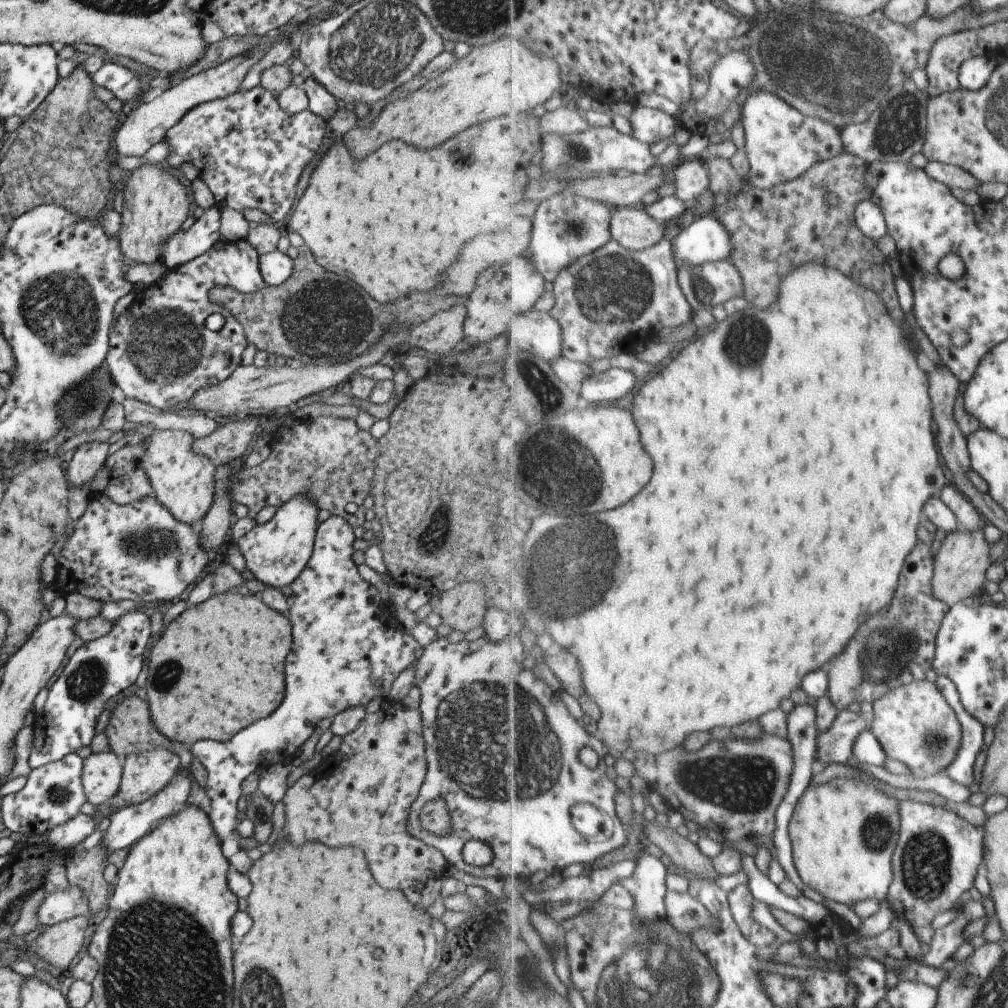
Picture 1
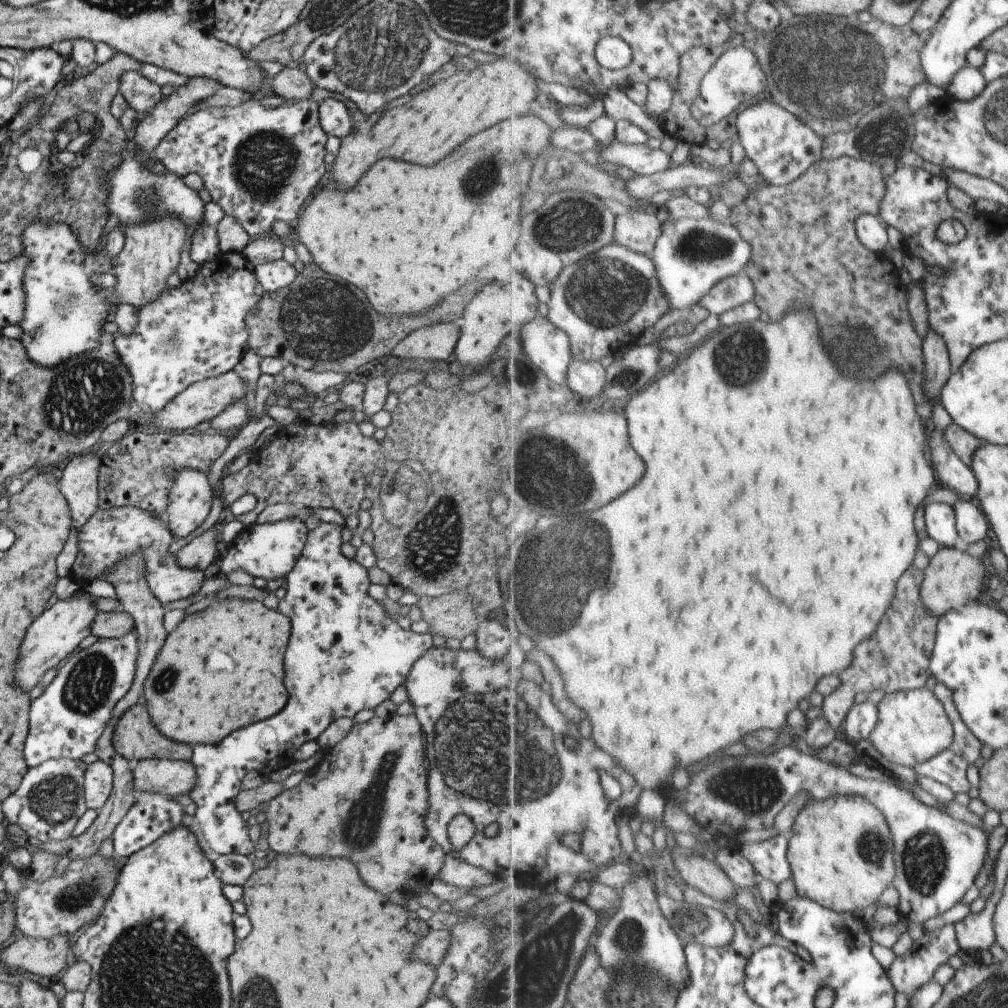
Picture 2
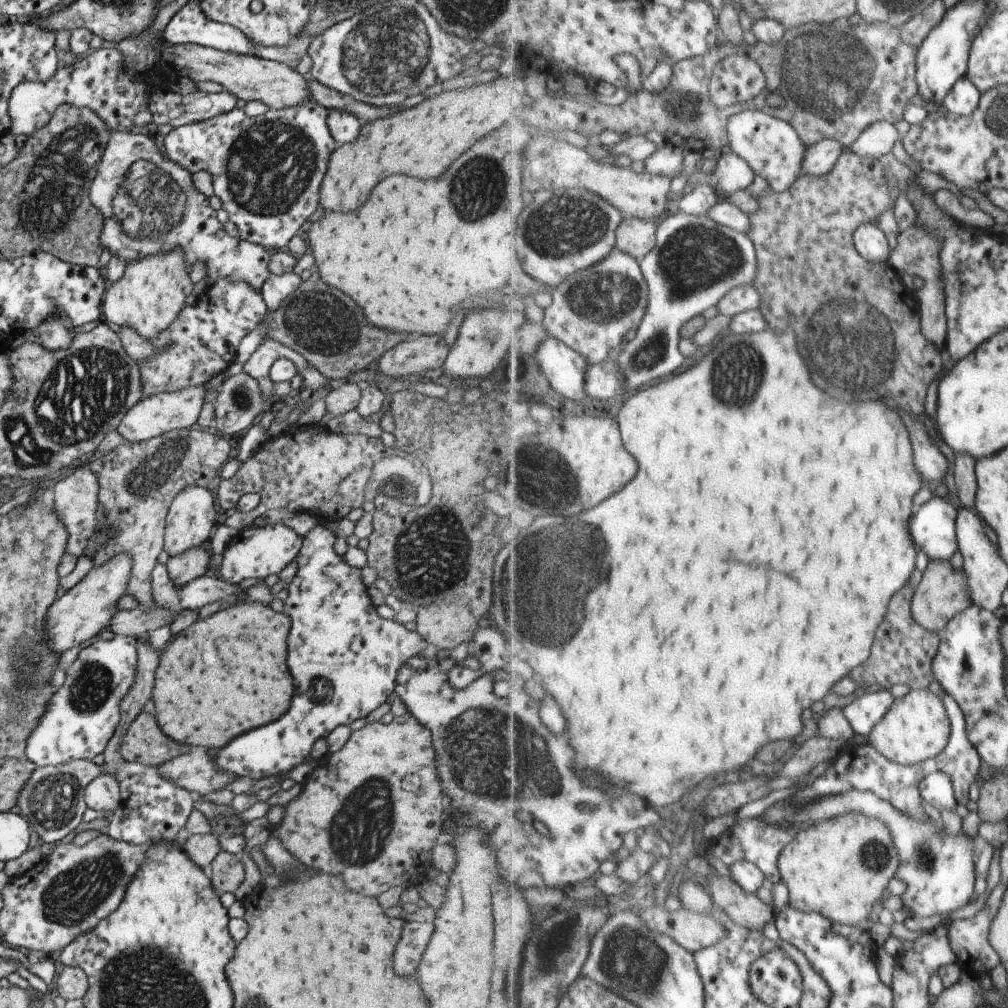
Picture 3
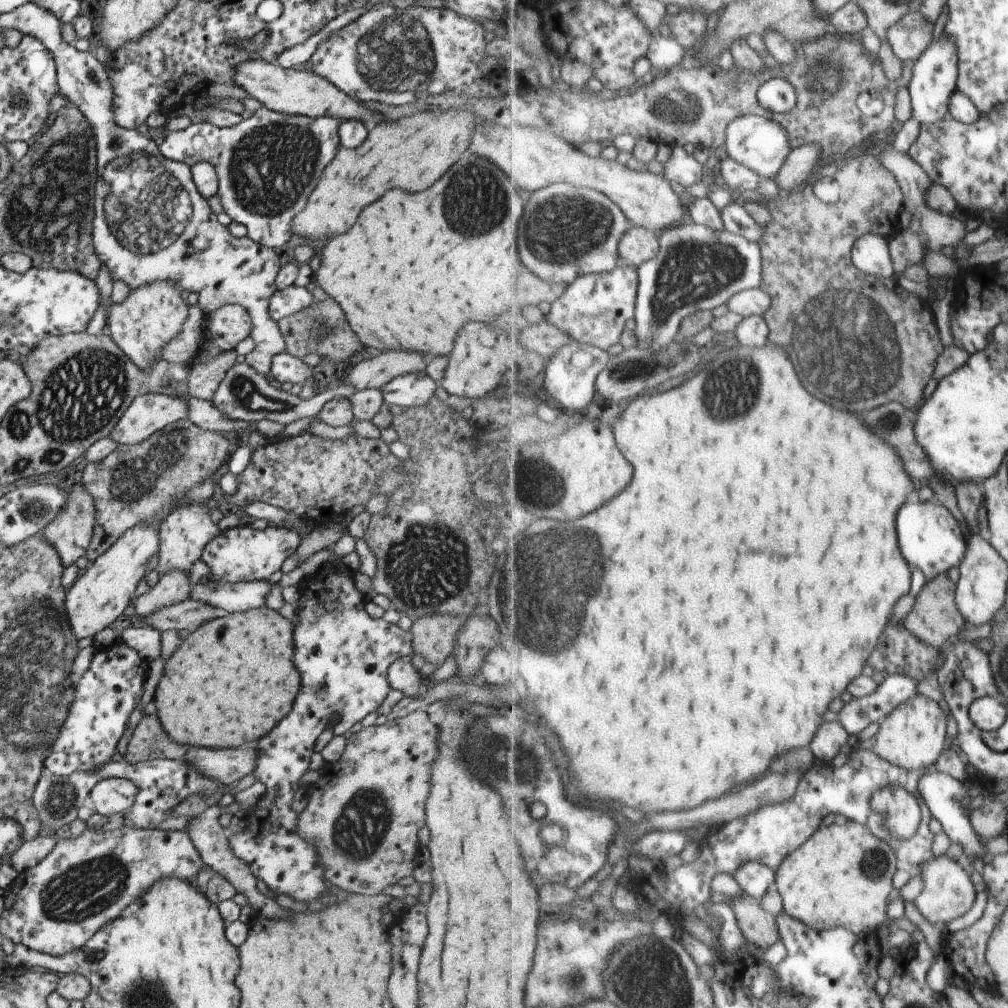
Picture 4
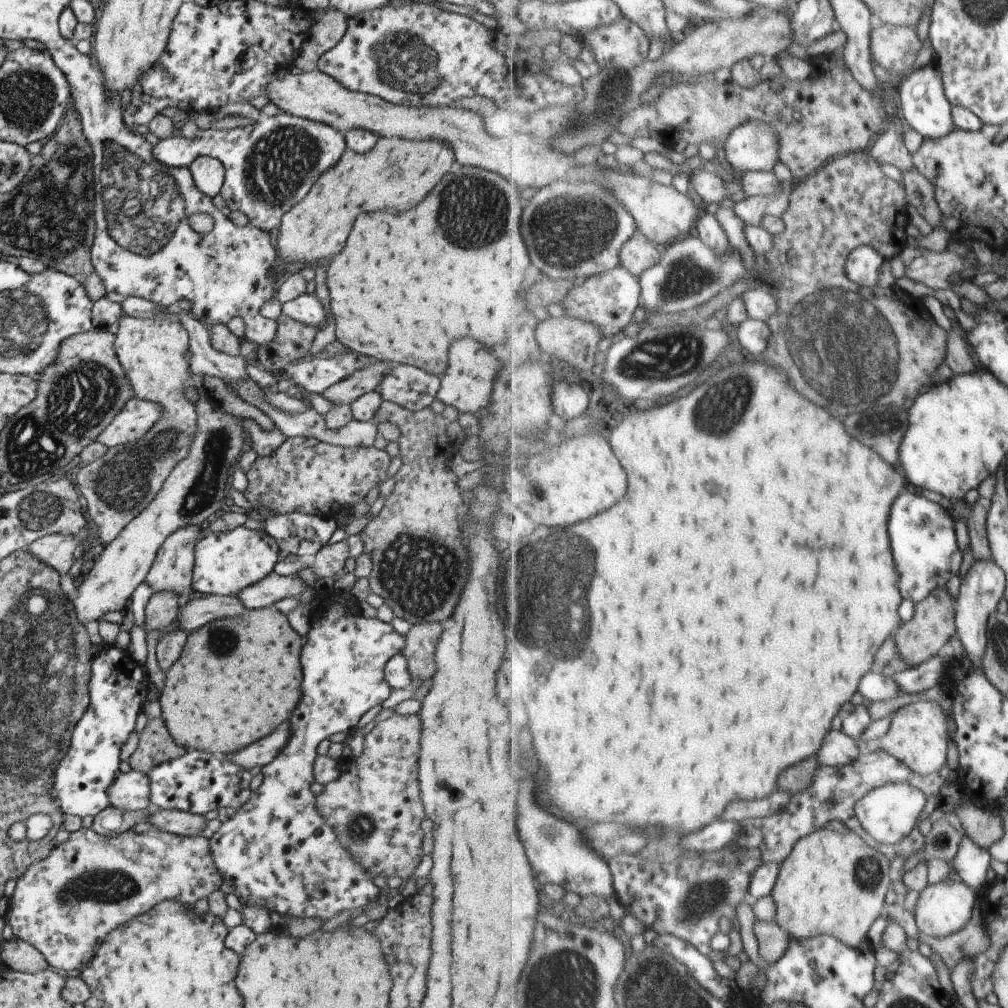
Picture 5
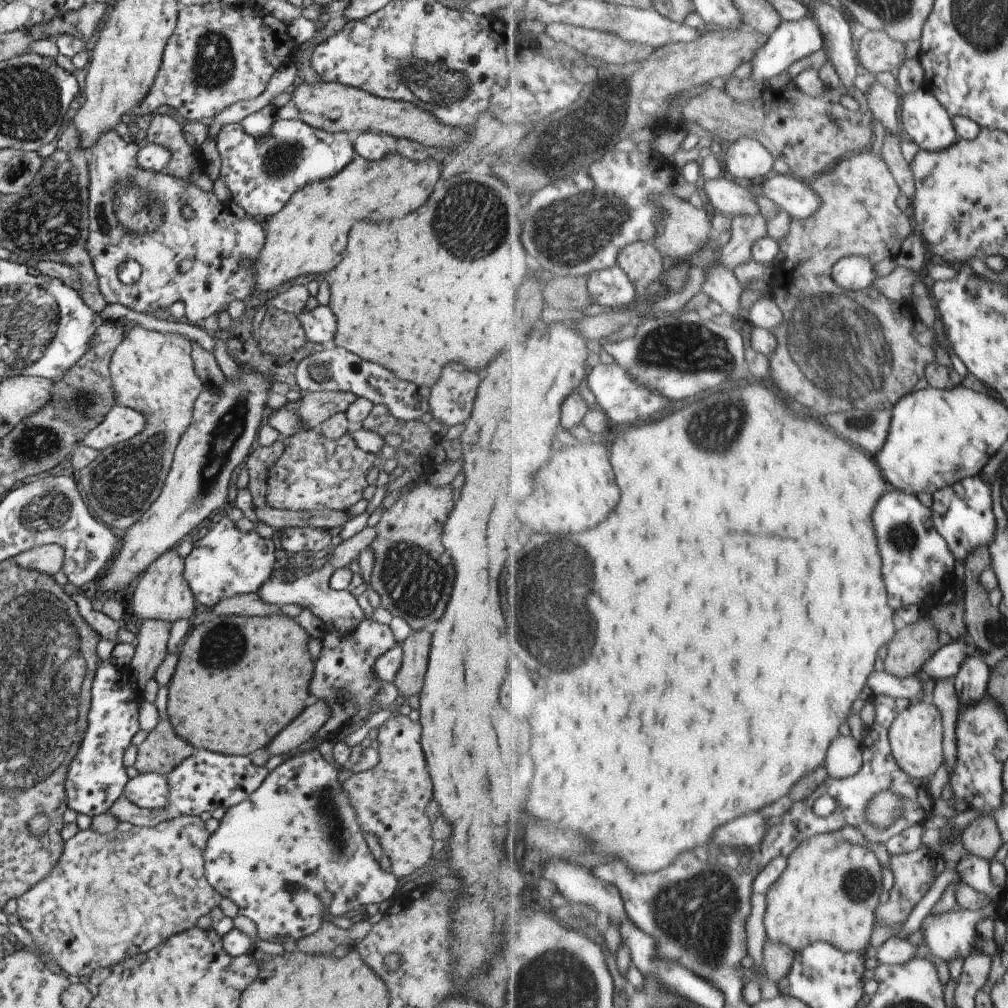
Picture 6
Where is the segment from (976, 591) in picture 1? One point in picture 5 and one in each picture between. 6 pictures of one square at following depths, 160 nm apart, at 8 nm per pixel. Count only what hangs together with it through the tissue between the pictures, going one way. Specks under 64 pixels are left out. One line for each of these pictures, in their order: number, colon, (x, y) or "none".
2: (953, 578)
3: (943, 592)
4: (935, 618)
5: (933, 624)

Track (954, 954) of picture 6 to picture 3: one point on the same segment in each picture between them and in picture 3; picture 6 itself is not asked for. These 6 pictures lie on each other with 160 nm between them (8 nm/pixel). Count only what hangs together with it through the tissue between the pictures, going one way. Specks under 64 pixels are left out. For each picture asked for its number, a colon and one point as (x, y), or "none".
3: (939, 870)
4: (948, 893)
5: (943, 909)

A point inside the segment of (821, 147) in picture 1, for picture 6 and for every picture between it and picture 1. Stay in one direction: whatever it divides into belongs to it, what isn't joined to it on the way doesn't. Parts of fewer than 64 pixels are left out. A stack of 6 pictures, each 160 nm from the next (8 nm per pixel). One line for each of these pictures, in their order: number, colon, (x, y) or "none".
2: (784, 147)
3: (773, 148)
4: (763, 145)
5: (753, 146)
6: (746, 159)

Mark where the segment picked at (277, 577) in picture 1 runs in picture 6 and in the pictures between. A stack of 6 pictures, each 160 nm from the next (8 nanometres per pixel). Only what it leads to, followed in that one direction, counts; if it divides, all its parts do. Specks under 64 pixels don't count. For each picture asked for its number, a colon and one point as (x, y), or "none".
2: (269, 550)
3: (254, 552)
4: (241, 553)
5: (224, 563)
6: (223, 562)

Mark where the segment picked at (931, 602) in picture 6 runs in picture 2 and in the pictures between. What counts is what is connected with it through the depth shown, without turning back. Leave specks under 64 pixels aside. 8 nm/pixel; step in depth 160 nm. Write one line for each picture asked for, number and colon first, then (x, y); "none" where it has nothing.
2: (941, 524)
3: (933, 526)
4: (931, 537)
5: (923, 538)

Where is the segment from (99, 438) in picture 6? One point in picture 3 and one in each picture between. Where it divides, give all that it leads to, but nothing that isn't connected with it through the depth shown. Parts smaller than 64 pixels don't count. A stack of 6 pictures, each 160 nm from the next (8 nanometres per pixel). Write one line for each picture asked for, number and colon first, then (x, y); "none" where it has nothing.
3: (156, 414)
4: (148, 413)
5: (134, 420)

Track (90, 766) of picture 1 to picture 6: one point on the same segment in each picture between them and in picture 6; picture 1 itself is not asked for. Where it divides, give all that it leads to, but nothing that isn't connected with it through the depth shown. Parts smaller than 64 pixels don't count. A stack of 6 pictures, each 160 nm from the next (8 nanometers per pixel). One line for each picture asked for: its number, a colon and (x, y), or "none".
2: (97, 780)
3: (102, 795)
4: (111, 795)
5: (129, 792)
6: (149, 791)

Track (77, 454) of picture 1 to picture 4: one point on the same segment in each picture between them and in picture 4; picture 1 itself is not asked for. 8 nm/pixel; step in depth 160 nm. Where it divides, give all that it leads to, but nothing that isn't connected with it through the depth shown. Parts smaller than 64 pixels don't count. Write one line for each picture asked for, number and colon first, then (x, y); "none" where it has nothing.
2: (78, 480)
3: (75, 498)
4: (69, 532)

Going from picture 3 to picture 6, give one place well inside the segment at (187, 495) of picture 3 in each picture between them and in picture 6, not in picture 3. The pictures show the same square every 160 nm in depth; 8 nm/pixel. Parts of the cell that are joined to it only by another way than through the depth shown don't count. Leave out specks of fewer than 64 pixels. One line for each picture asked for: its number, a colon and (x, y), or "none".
4: (186, 529)
5: (171, 570)
6: (161, 594)

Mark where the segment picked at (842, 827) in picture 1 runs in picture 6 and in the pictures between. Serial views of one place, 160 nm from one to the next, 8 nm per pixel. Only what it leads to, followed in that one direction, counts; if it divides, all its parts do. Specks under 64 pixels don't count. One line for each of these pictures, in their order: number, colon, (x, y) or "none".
2: (841, 851)
3: (841, 867)
4: (842, 876)
5: (834, 883)
6: (830, 891)

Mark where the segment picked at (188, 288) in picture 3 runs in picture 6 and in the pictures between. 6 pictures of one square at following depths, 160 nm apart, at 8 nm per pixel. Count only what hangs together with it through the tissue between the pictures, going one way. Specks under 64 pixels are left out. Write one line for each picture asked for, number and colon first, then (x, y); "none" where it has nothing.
4: (149, 316)
5: (116, 487)
6: (152, 373)

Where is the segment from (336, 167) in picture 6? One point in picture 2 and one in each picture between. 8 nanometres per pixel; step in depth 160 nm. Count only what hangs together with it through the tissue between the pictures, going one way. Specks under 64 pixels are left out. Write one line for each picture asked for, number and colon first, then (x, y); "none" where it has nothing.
2: (258, 164)
3: (265, 170)
4: (267, 164)
5: (267, 164)

